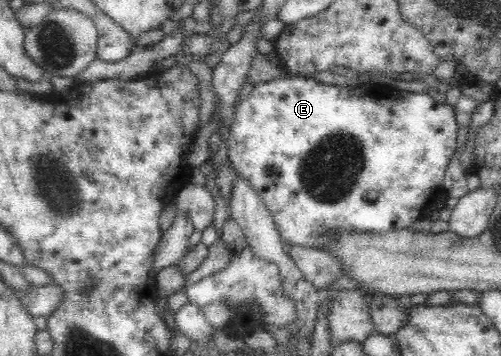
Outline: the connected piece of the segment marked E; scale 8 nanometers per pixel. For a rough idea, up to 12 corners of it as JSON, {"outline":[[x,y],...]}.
{"outline":[[275,78],[231,167],[287,245],[383,232],[447,197],[455,107]]}

